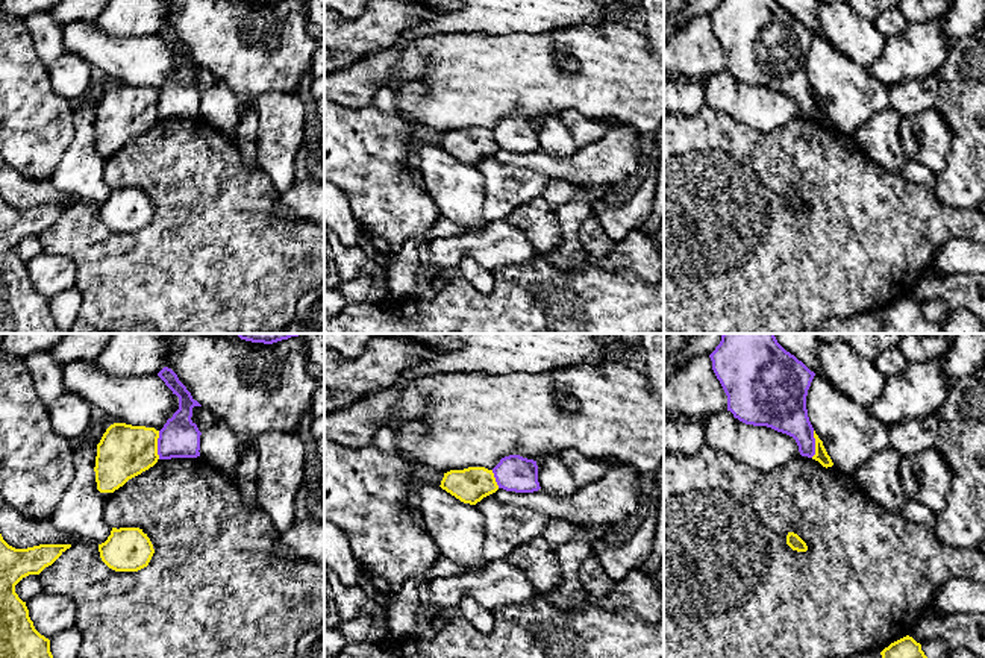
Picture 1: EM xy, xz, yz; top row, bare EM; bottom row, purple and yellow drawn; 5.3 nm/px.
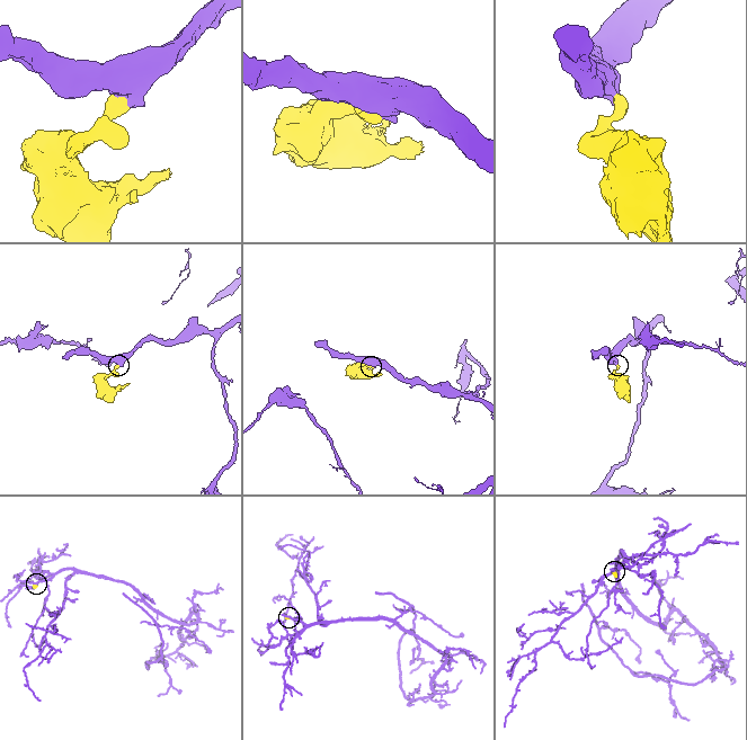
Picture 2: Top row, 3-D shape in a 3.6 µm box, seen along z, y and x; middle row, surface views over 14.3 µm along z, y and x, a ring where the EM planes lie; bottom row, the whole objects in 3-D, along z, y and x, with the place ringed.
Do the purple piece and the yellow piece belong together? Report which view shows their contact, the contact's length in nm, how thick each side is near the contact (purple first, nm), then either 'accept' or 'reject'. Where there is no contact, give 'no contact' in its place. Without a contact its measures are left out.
xy | 150 nm | 200/280 nm | reject

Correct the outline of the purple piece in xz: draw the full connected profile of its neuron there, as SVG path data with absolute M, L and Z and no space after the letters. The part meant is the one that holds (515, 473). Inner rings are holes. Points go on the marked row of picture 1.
M509 455L500 459L492 468L499 488L515 493L538 491L538 465L536 461L520 455Z

